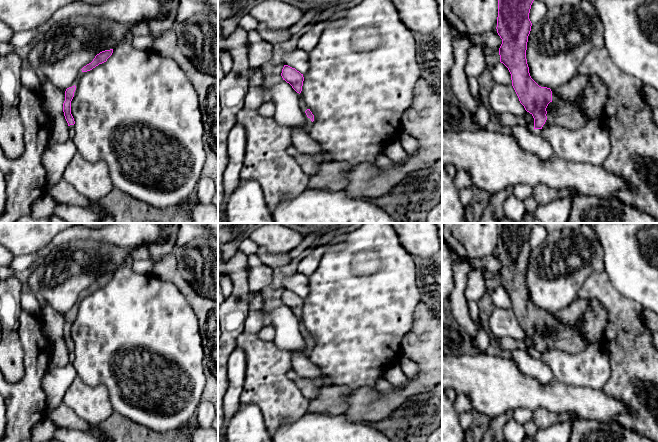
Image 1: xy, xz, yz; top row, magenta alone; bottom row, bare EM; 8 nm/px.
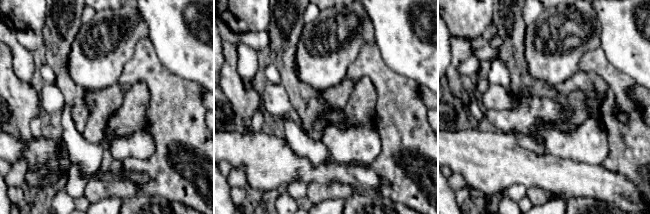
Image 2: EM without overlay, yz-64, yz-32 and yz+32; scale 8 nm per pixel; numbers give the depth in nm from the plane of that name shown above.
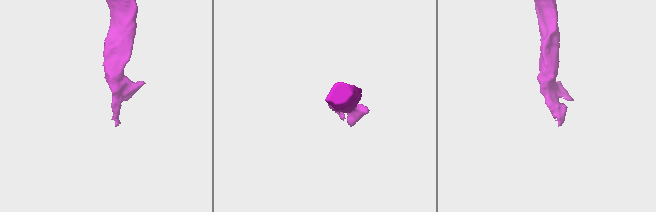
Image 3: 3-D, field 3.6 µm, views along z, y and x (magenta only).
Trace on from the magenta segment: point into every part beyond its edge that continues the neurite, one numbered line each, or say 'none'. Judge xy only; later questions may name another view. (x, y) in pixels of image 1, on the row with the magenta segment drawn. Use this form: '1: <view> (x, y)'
1: xy (76, 82)

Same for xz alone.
1: xz (302, 103)

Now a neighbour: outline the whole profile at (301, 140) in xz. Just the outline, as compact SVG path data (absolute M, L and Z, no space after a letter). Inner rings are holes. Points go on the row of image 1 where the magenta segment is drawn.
M304 128L290 130L292 145L301 153L310 155L316 162L322 163L322 149Z

